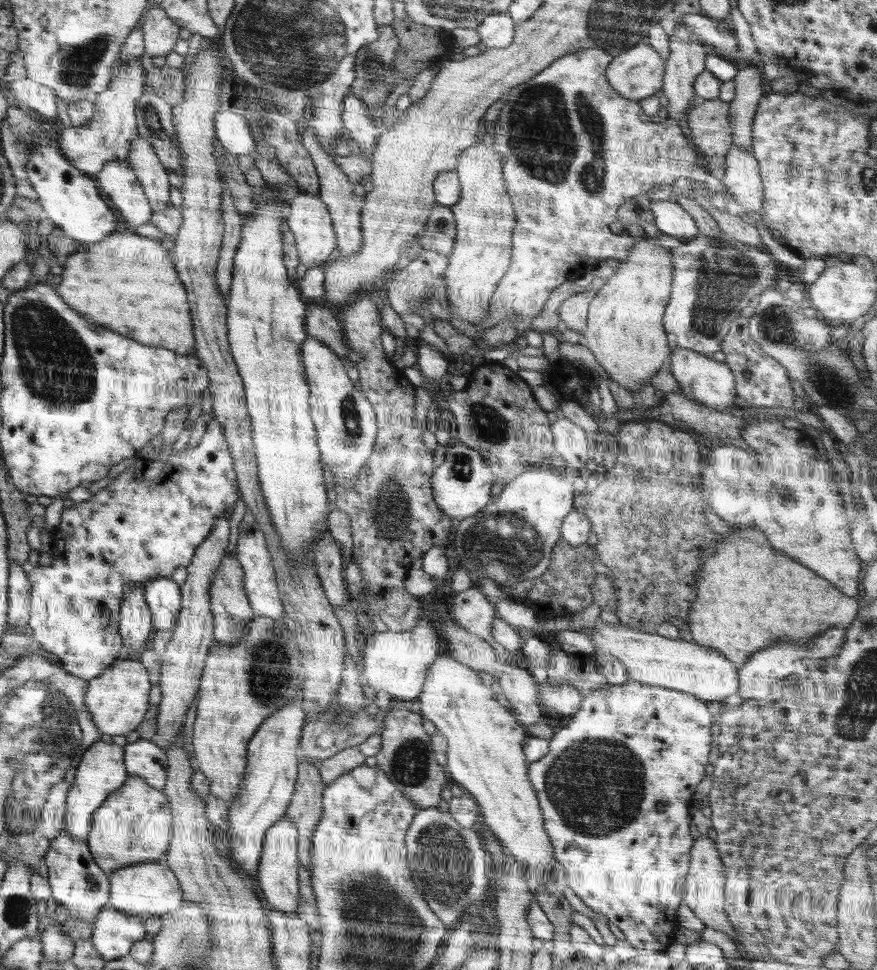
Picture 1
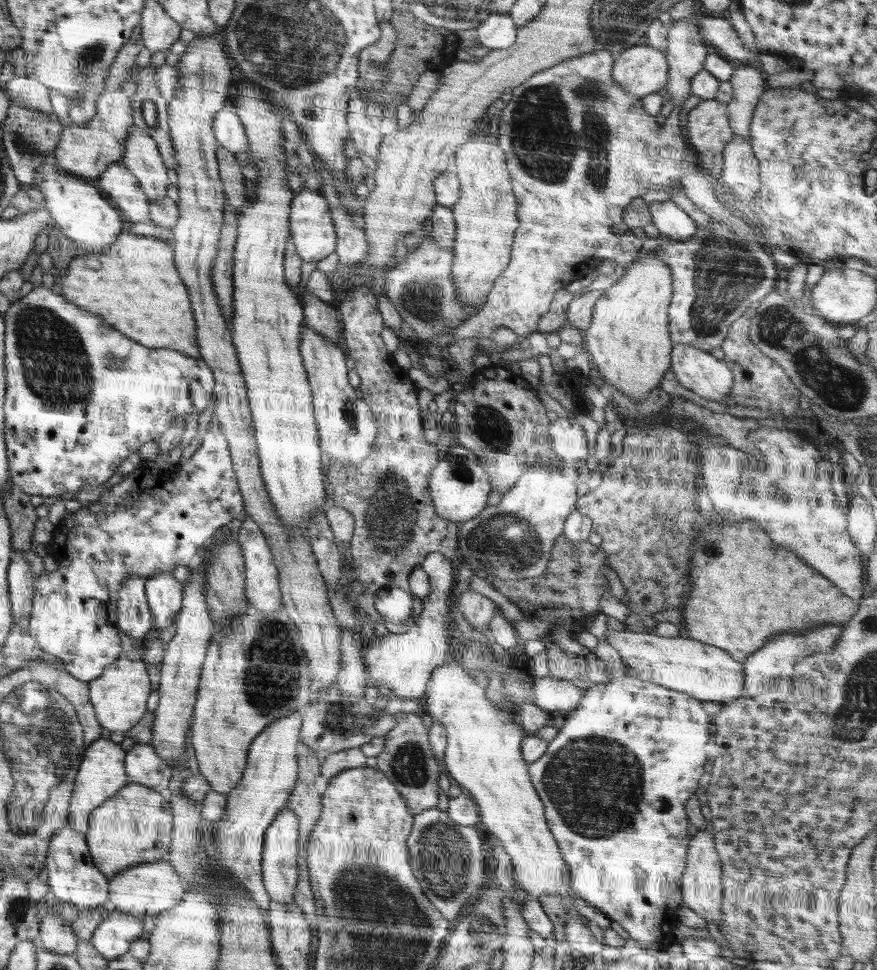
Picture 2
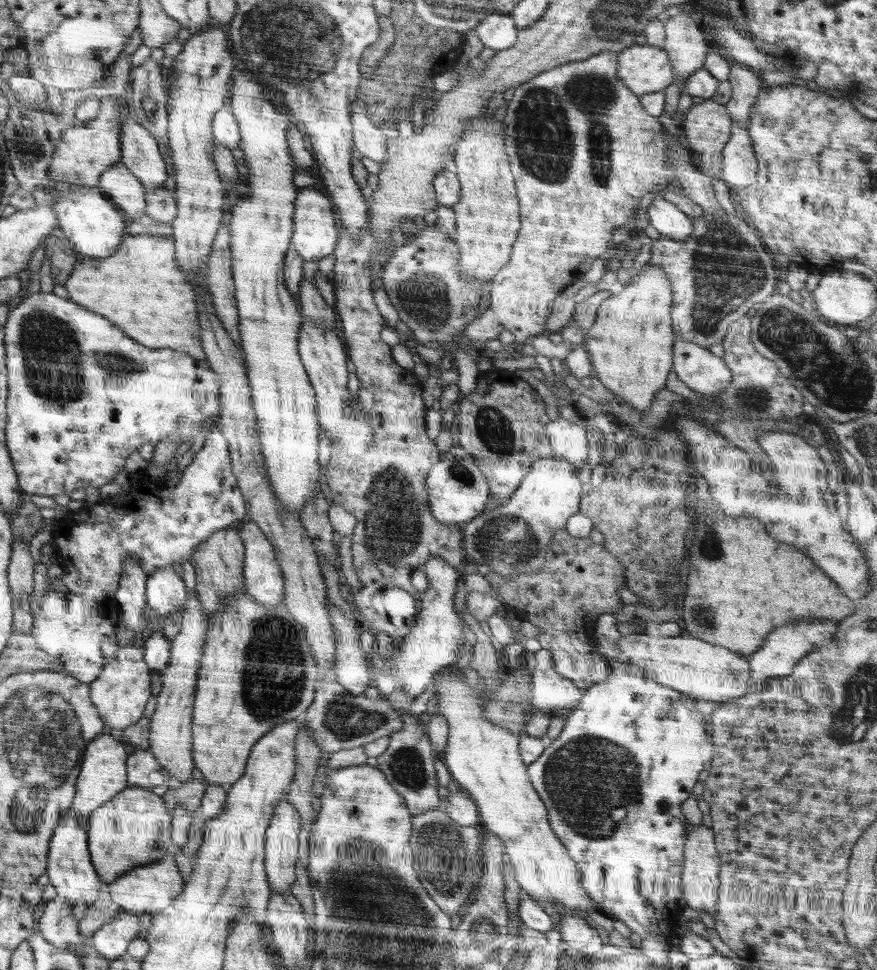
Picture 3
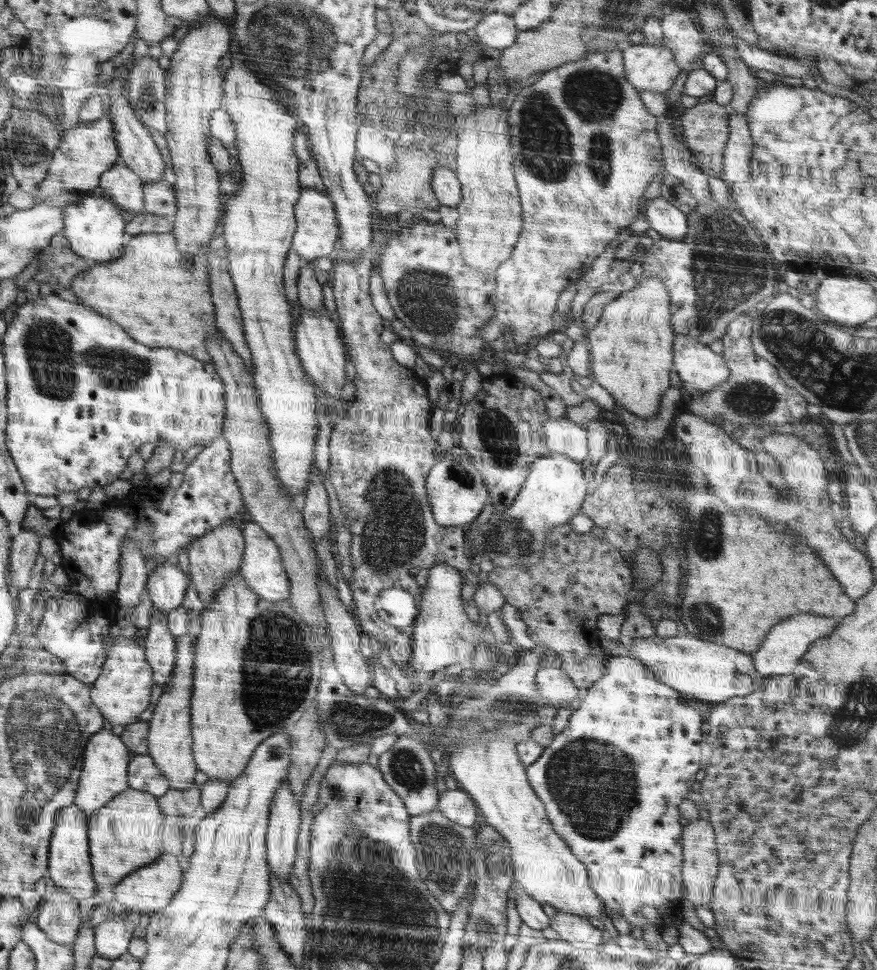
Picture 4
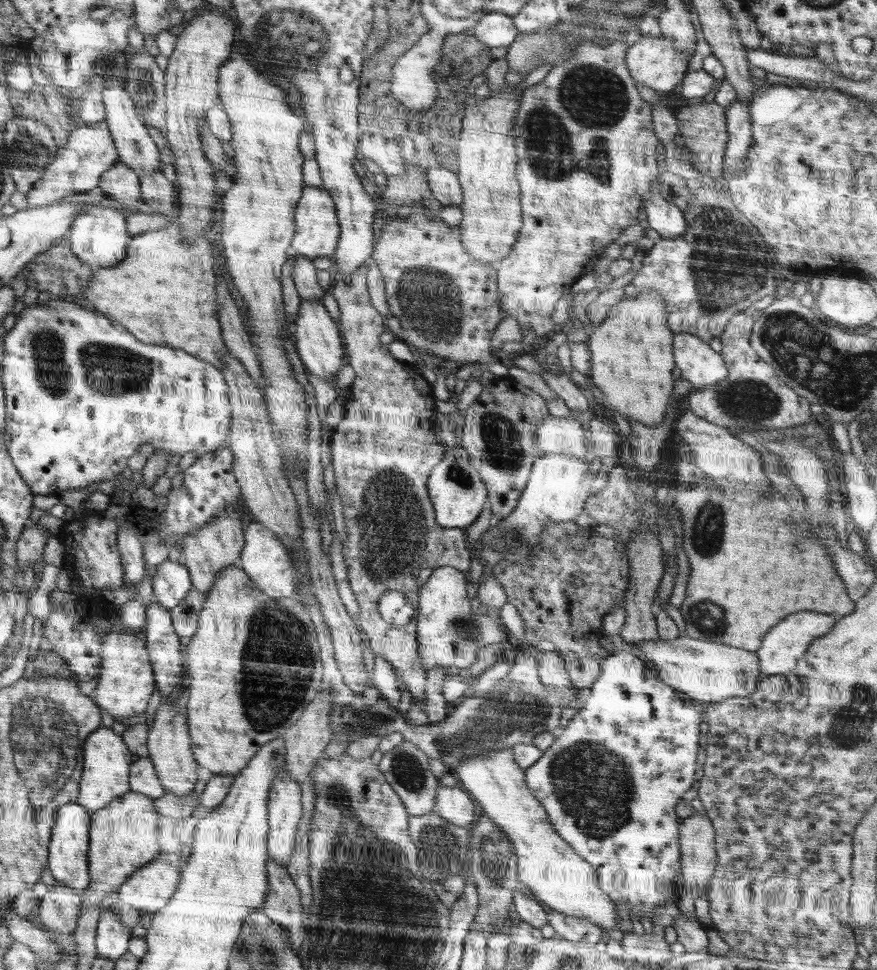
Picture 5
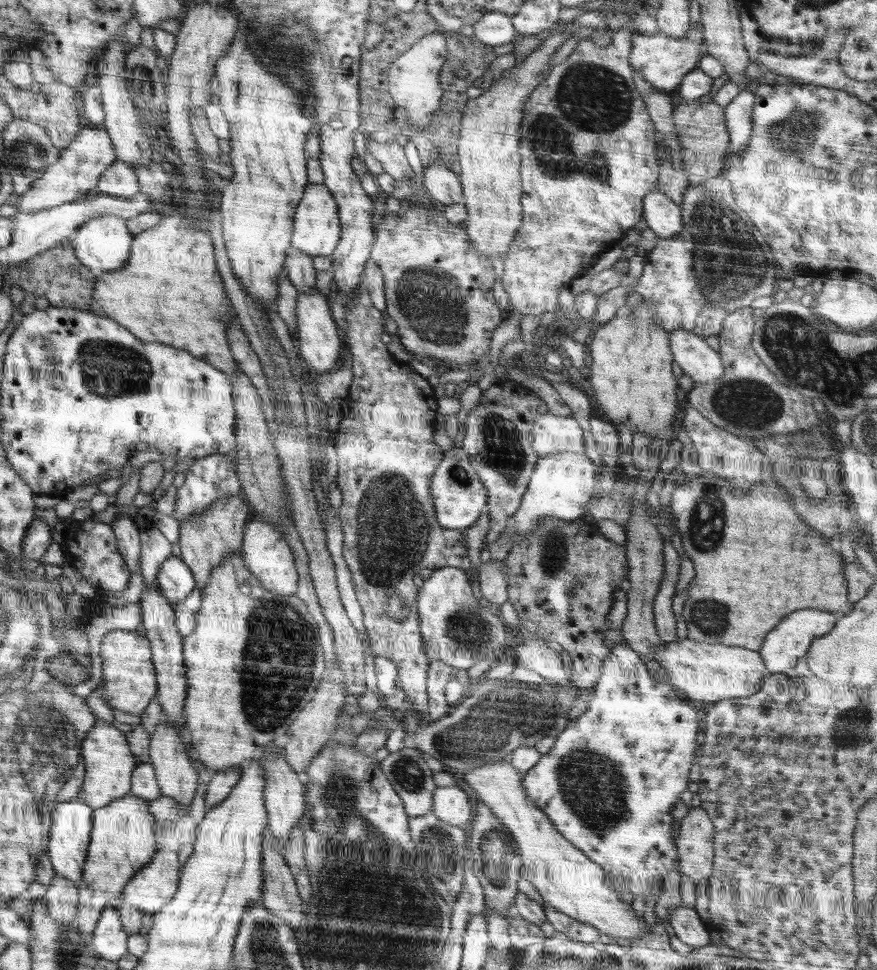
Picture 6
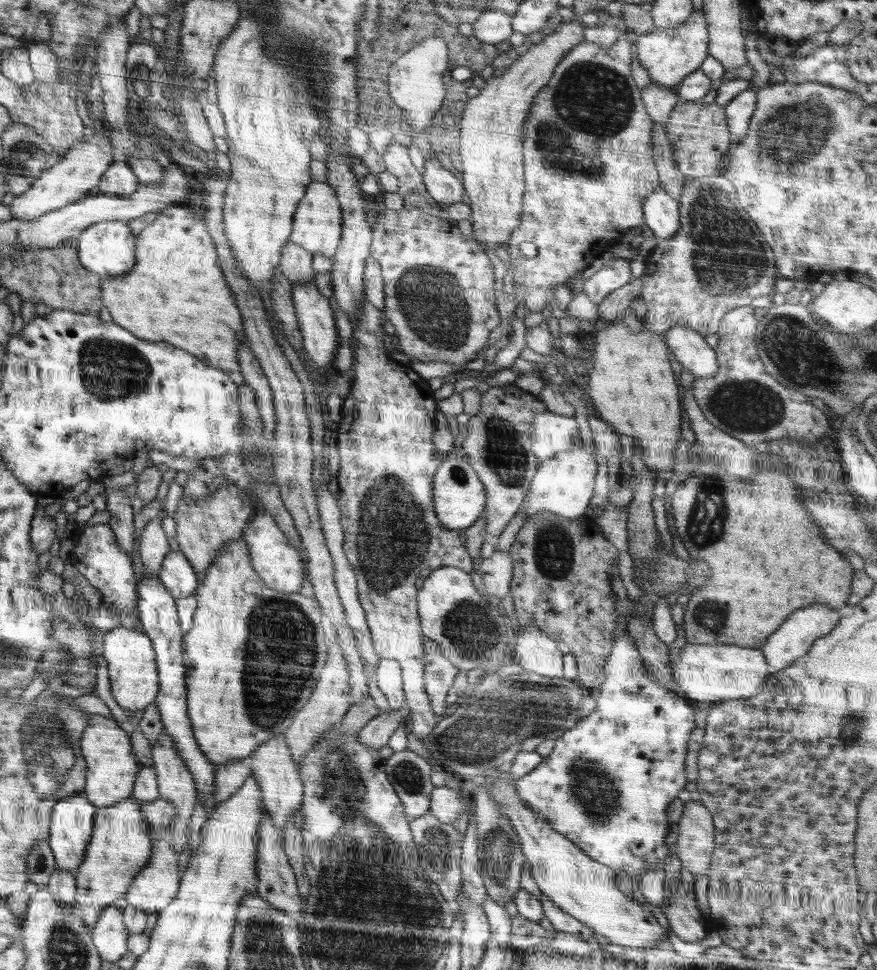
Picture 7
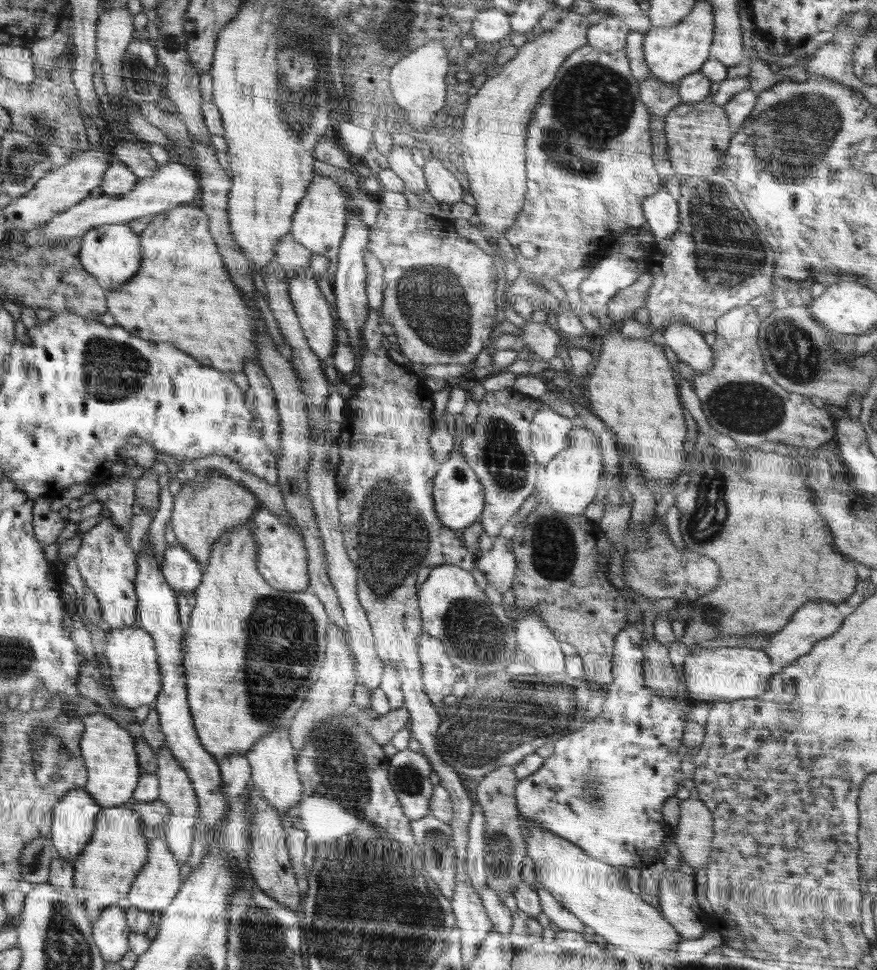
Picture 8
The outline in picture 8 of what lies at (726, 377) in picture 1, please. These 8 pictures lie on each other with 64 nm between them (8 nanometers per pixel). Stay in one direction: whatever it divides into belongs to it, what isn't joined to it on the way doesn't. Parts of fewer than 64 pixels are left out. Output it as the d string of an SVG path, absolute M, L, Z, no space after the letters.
M676 319L658 334L662 344L668 345L686 365L695 371L706 372L712 368L715 354L704 341L703 333L682 320Z

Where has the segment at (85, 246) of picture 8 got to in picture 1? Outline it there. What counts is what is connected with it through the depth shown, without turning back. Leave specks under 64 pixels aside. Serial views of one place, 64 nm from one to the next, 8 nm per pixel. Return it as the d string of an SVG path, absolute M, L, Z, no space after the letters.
M34 140L34 147L30 149L27 171L26 180L32 184L39 196L37 201L43 208L43 216L50 218L66 236L81 244L94 244L104 240L104 236L116 232L118 222L112 210L108 208L108 204L104 204L94 179L66 162L56 152L56 145Z

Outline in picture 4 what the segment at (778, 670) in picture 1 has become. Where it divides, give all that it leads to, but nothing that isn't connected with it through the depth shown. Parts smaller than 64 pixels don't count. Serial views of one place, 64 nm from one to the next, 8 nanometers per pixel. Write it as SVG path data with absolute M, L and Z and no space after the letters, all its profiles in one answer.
M812 614L790 616L788 620L774 626L768 632L764 644L756 652L751 653L755 669L764 677L792 674L796 663L804 658L805 652L811 647L811 644L831 634L838 624L840 624L840 620L826 618L826 616L812 616Z

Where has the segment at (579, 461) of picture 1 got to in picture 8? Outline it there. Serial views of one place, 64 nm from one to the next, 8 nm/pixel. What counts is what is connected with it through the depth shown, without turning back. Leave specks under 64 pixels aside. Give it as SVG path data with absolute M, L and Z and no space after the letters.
M542 405L533 416L529 429L531 432L531 451L538 464L550 462L569 443L569 432L577 420L560 416L556 409Z

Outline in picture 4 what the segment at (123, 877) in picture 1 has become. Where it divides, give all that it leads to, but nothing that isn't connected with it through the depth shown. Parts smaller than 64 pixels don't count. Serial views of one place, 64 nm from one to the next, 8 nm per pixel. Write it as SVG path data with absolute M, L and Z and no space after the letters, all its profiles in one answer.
M170 853L162 854L154 862L140 867L120 883L116 883L113 887L115 894L113 898L137 915L145 912L160 912L168 906L172 896L178 892L183 881L183 871L178 865L177 856Z

